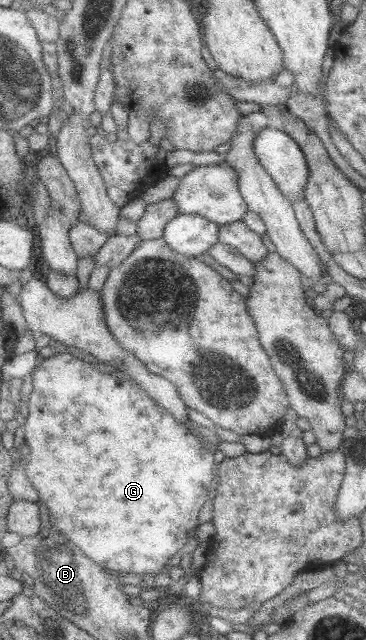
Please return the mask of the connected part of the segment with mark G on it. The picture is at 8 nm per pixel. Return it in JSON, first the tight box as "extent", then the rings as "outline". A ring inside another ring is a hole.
{"extent":[23,353,217,574],"outline":[[[71,353],[53,355],[44,361],[32,372],[32,393],[28,400],[28,417],[23,421],[26,430],[26,473],[32,485],[39,493],[40,502],[48,509],[50,524],[55,529],[73,541],[83,552],[98,562],[103,568],[119,574],[158,574],[163,566],[169,564],[173,556],[179,554],[187,546],[199,524],[201,508],[209,500],[209,490],[216,487],[217,467],[213,461],[214,450],[206,445],[200,436],[184,422],[179,422],[164,406],[155,402],[141,386],[131,382],[129,378],[119,374],[101,372],[94,364],[88,364],[74,357]]]}

